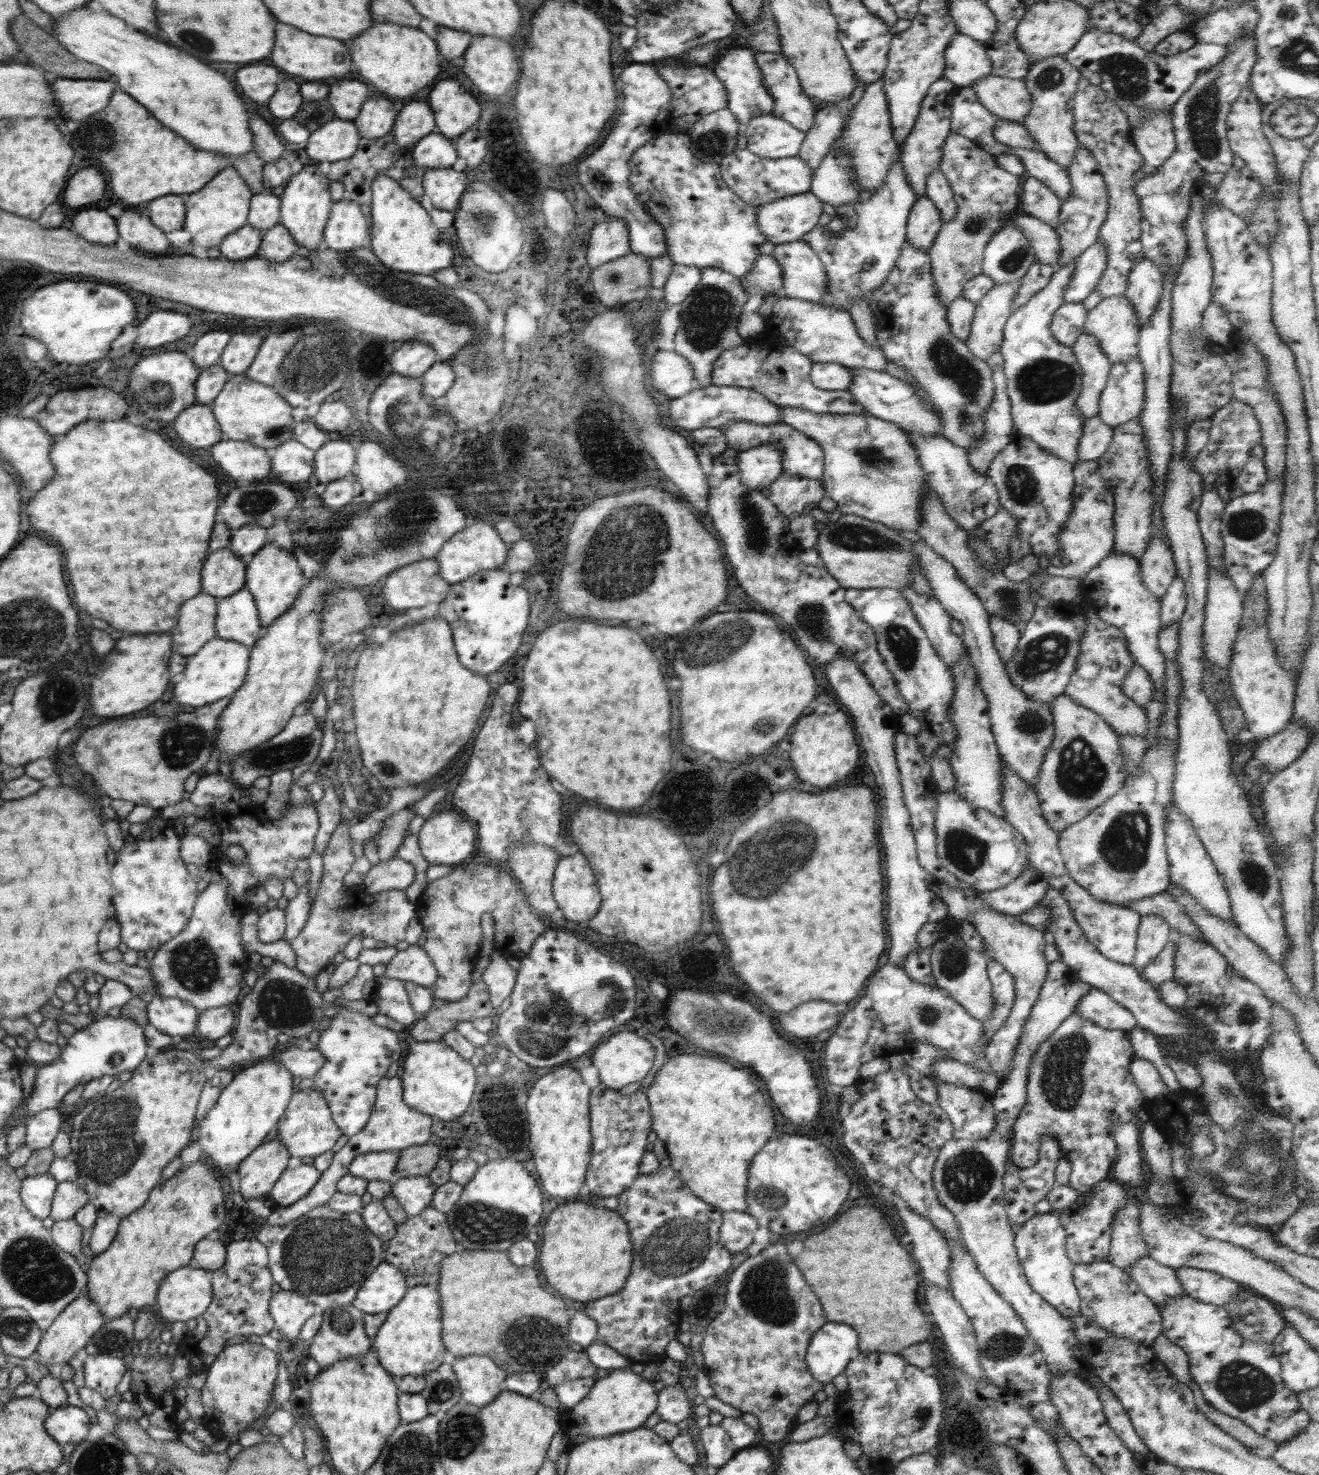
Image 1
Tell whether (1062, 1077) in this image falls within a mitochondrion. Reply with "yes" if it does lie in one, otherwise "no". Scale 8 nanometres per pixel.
yes

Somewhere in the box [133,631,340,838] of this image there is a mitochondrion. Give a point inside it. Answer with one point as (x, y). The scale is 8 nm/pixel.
(179, 746)

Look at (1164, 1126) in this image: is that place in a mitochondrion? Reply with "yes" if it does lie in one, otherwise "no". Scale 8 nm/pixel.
no

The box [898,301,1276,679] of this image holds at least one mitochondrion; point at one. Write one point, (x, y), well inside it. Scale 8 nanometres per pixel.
(1043, 381)

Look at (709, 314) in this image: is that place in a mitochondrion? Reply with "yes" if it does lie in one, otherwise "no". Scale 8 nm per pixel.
yes

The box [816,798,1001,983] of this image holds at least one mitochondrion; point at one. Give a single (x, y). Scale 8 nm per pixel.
(967, 852)

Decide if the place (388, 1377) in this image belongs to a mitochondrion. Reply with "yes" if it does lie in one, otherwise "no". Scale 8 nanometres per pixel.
no

